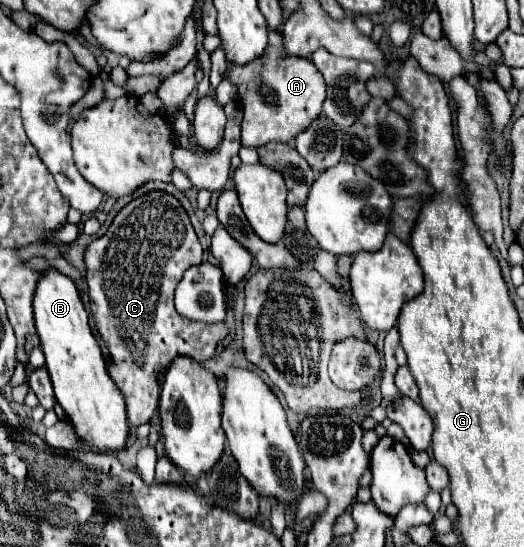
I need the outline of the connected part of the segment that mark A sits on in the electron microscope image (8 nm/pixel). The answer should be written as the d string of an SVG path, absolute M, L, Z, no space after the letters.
M269 29L269 45L265 53L247 65L227 63L227 79L237 87L237 101L243 109L243 145L261 147L269 141L289 143L293 135L309 127L325 99L325 81L313 61L285 53L281 31Z

